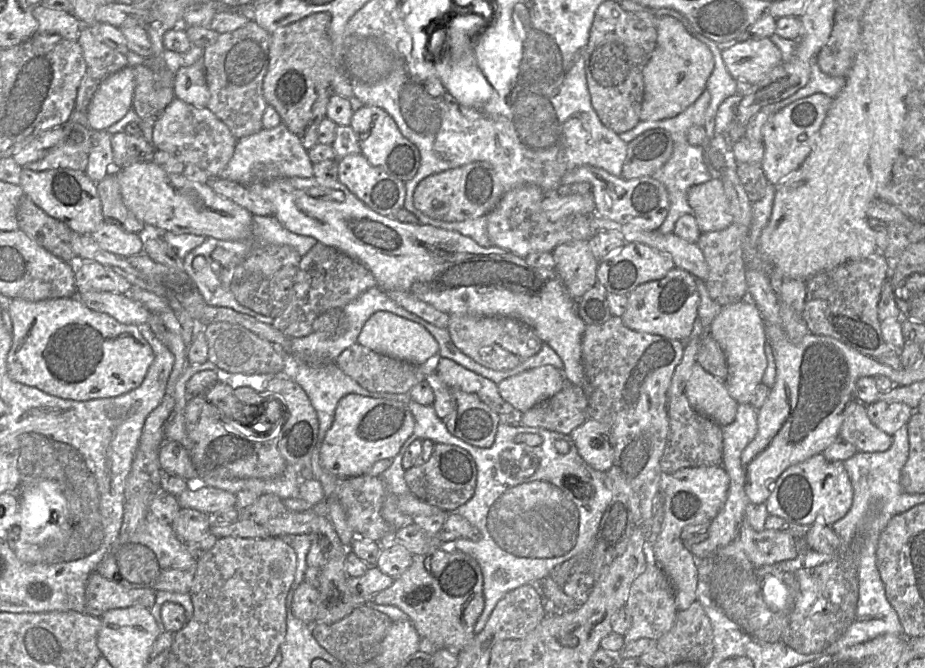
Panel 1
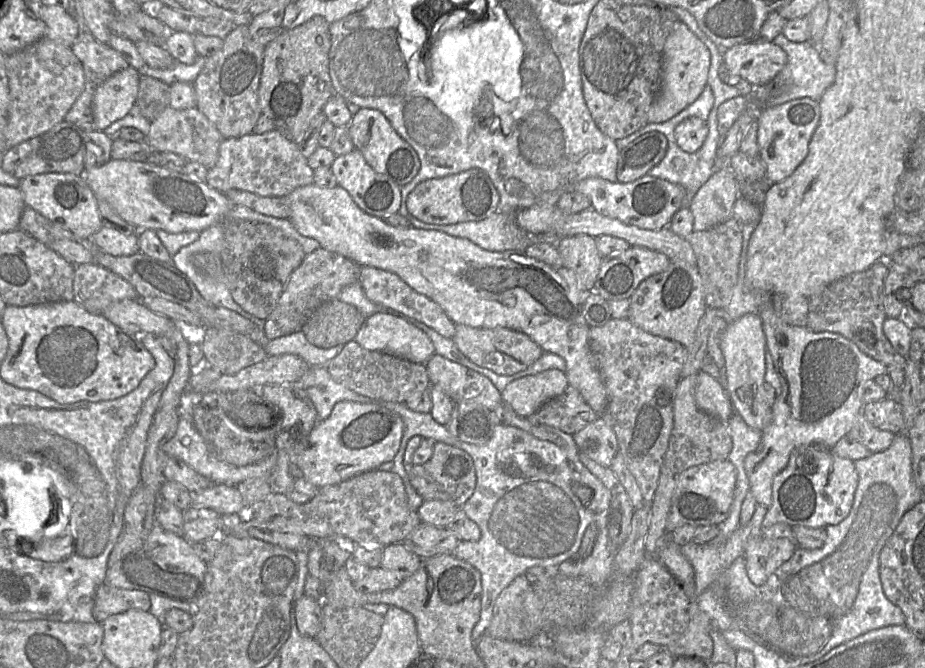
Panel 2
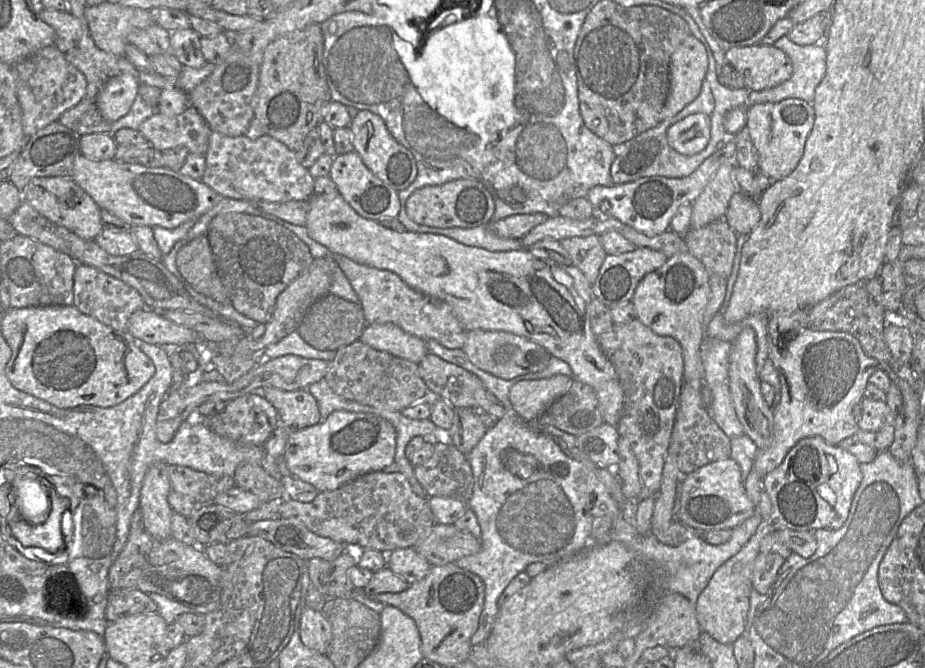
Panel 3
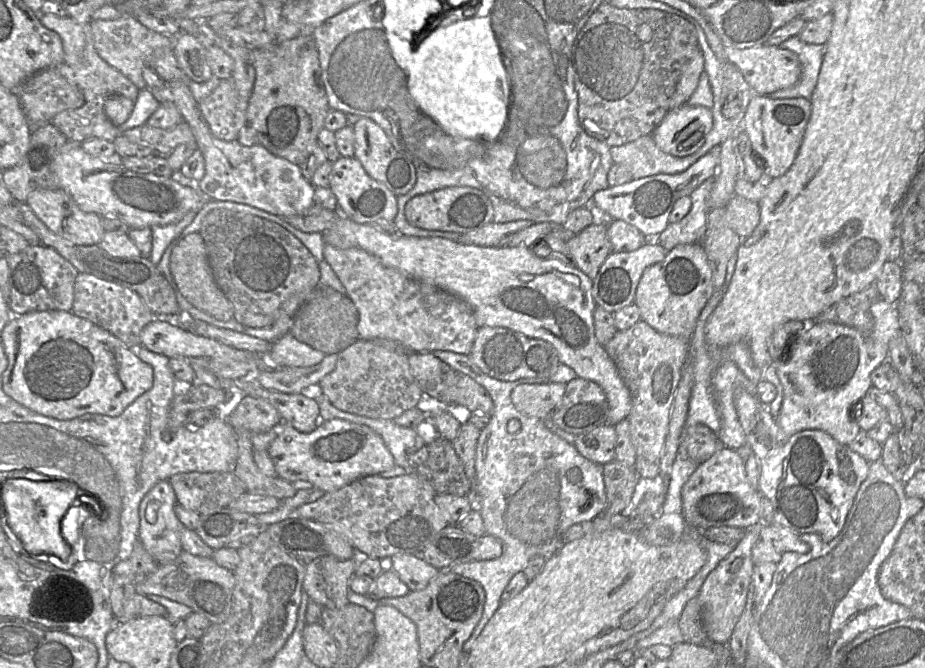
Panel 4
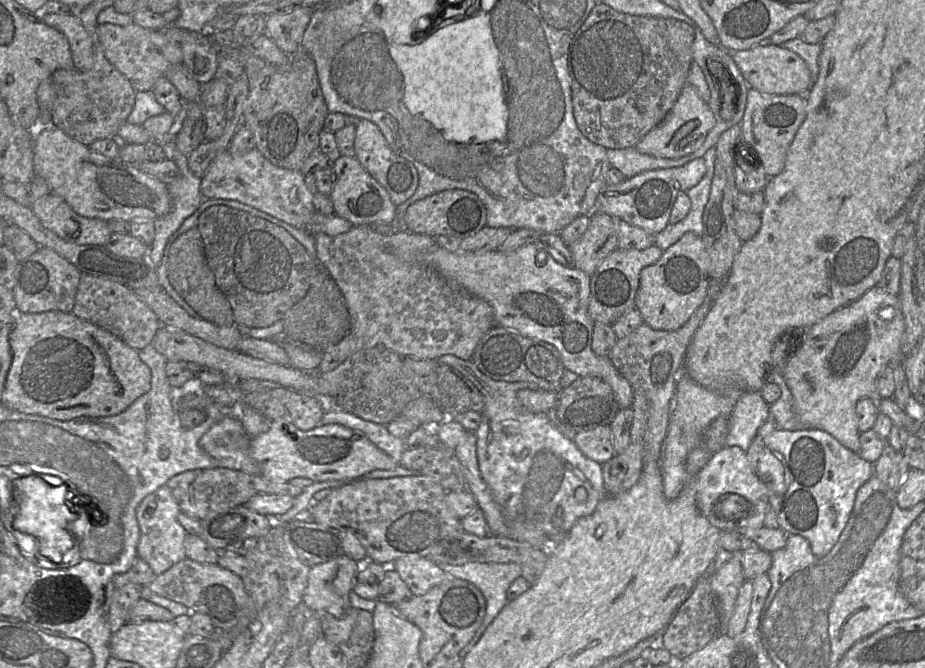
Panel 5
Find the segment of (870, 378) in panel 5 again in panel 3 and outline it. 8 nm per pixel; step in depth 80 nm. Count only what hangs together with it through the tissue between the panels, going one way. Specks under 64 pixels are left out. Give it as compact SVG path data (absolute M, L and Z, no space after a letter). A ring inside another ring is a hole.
M806 328L795 332L796 335L792 337L790 334L794 331L795 329L789 329L783 335L783 338L785 338L785 340L782 337L779 339L778 346L780 346L782 342L785 343L783 349L779 349L776 346L772 345L771 341L769 340L769 359L772 361L780 380L780 402L775 408L773 408L774 437L772 443L767 449L758 451L753 463L753 469L762 477L762 479L766 474L778 467L787 455L787 453L791 450L791 448L803 438L818 436L823 438L829 444L837 445L843 439L854 436L856 432L860 429L857 425L856 409L859 407L861 400L864 398L864 391L869 383L869 377L880 368L878 361L866 355L862 347L860 346L858 340L849 333L840 331L817 331L810 328Z

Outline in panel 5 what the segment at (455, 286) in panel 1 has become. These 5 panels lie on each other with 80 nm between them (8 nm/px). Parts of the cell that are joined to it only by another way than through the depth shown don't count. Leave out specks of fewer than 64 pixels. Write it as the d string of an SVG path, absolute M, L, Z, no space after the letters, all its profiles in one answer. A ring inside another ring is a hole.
M530 243L509 253L498 249L479 253L453 252L438 247L423 253L422 261L487 302L492 309L494 326L553 345L560 353L565 369L579 377L602 379L613 390L620 409L631 407L631 384L614 367L609 356L596 355L591 347L594 322L588 314L590 276L580 269L558 263L545 252L540 243Z

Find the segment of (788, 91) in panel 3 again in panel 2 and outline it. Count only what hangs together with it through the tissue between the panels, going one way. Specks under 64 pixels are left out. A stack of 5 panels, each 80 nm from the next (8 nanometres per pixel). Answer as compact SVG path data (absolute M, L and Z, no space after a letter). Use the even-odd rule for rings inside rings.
M781 32L773 40L787 54L787 63L778 75L771 81L779 93L762 103L764 107L773 107L798 98L811 98L819 101L823 93L833 84L836 75L834 65L828 65L822 61L817 45L811 41L793 42Z

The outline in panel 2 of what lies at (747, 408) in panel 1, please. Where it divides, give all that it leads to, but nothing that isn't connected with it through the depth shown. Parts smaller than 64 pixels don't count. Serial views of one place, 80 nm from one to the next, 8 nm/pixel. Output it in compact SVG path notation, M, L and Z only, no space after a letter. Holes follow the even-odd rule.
M733 414L727 422L727 429L732 439L732 450L728 456L728 460L735 466L737 471L737 479L735 486L735 494L738 486L738 475L740 468L745 471L745 479L749 481L744 461L746 456L757 449L761 440L761 432L749 427L742 417Z

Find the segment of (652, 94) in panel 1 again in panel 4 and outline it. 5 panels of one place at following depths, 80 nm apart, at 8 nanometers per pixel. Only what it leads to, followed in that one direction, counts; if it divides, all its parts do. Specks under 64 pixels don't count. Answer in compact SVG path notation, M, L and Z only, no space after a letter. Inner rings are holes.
M695 48L690 59L684 64L676 90L670 102L670 110L687 104L697 88L701 73L704 71L704 56L699 48Z

